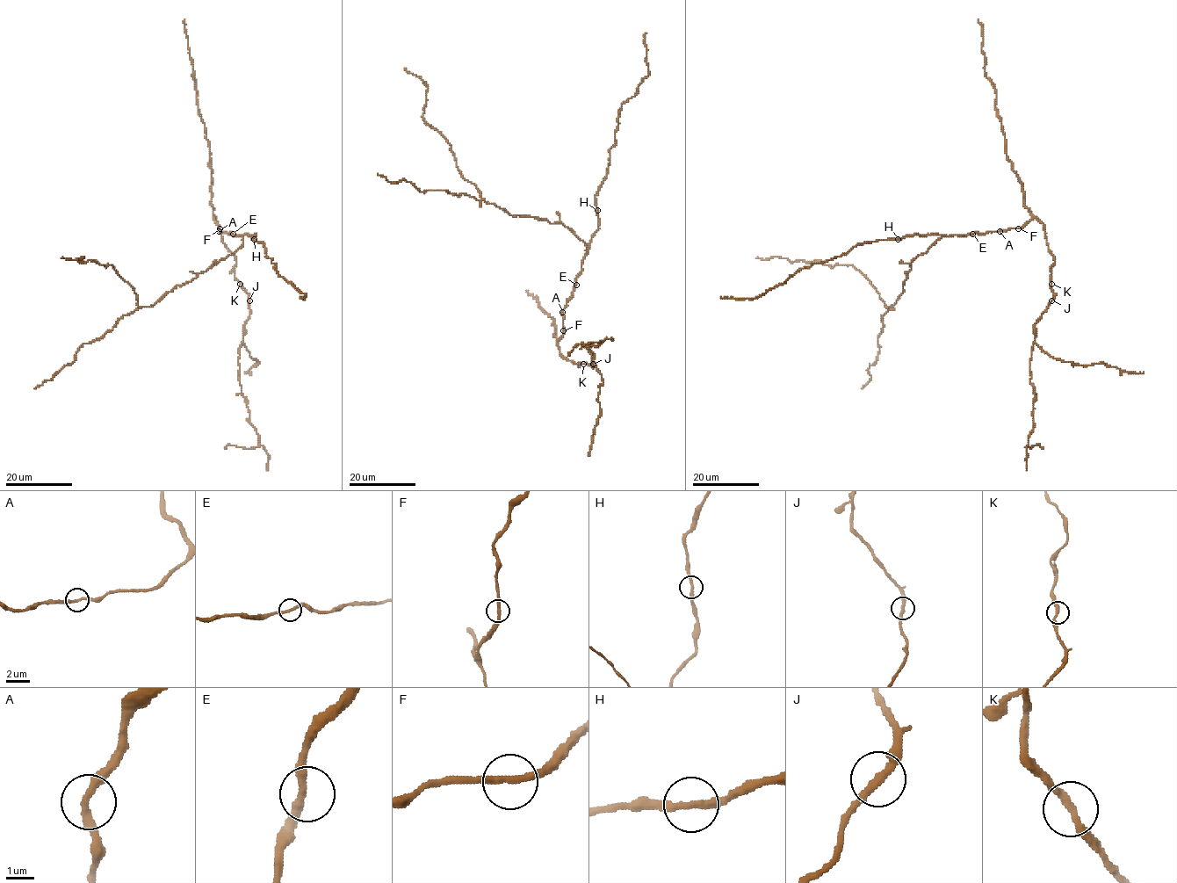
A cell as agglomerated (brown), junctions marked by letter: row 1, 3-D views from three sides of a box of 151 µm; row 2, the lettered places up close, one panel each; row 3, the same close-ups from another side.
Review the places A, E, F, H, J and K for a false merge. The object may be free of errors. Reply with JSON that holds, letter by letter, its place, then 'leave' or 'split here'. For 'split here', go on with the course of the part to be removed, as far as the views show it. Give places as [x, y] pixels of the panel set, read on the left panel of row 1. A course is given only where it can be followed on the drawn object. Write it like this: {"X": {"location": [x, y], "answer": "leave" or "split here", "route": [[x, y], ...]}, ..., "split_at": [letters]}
{"A": {"location": [219, 231], "answer": "leave"}, "E": {"location": [233, 234], "answer": "leave"}, "F": {"location": [220, 228], "answer": "leave"}, "H": {"location": [254, 239], "answer": "leave"}, "J": {"location": [249, 300], "answer": "leave"}, "K": {"location": [240, 284], "answer": "leave"}, "split_at": []}

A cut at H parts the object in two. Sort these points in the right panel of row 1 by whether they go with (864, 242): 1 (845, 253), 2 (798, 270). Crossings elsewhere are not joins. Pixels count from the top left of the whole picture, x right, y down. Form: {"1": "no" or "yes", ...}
{"1": "yes", "2": "yes"}

